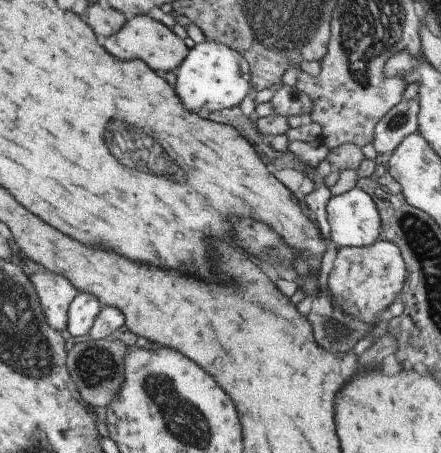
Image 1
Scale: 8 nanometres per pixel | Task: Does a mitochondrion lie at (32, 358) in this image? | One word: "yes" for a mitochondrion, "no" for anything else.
yes

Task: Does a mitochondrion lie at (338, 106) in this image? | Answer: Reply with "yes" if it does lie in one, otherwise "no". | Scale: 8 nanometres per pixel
no

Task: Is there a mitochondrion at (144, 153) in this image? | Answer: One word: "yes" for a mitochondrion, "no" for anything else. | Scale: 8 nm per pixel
yes

